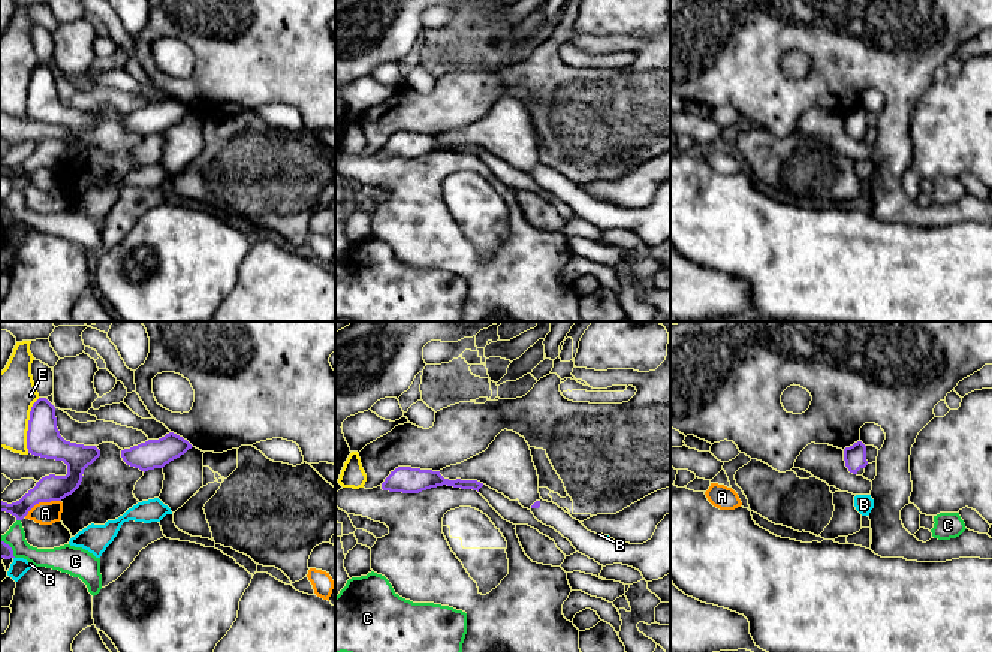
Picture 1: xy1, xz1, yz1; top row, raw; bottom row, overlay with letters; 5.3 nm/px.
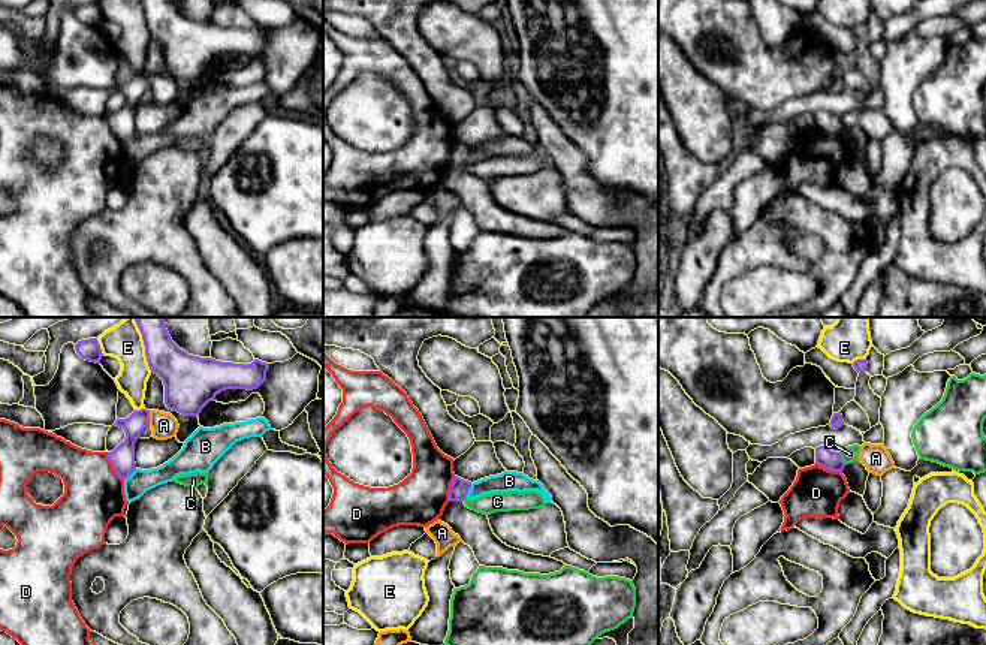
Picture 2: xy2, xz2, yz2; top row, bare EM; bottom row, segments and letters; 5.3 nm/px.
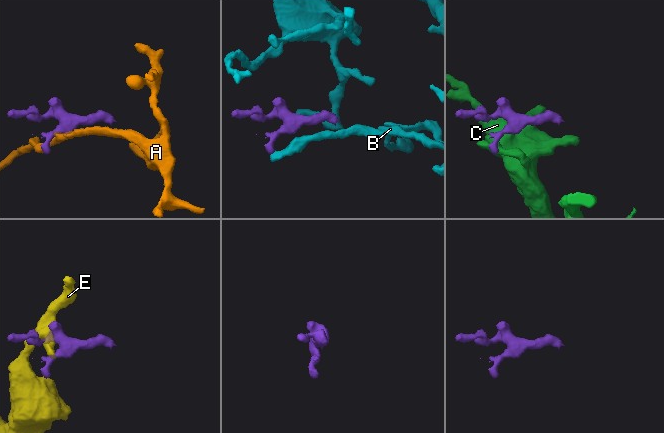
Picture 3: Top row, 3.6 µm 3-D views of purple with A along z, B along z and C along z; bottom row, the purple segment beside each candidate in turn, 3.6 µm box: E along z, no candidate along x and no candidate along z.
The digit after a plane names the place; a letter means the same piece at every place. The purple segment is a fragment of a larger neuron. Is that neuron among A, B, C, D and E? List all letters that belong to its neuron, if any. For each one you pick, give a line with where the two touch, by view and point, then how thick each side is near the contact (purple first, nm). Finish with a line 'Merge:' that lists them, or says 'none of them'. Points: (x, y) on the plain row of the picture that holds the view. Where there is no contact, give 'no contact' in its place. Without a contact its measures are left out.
Merge: none of them

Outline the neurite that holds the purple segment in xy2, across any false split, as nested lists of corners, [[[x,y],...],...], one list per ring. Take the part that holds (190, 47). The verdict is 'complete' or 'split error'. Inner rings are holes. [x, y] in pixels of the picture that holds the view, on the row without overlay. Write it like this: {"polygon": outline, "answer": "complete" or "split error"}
{"polygon": [[[142,0],[151,37],[165,49],[165,69],[184,81],[199,81],[202,73],[226,54],[257,54],[266,45],[269,28],[221,27],[199,22],[180,13],[171,0]]], "answer": "complete"}

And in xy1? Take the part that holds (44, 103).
{"polygon": [[[39,63],[31,72],[27,114],[34,121],[63,126],[67,130],[67,139],[42,142],[16,167],[0,166],[0,176],[10,178],[16,185],[22,185],[39,167],[61,166],[72,160],[82,147],[84,135],[100,121],[96,111],[70,108],[60,100],[55,72],[46,63]]], "answer": "complete"}

